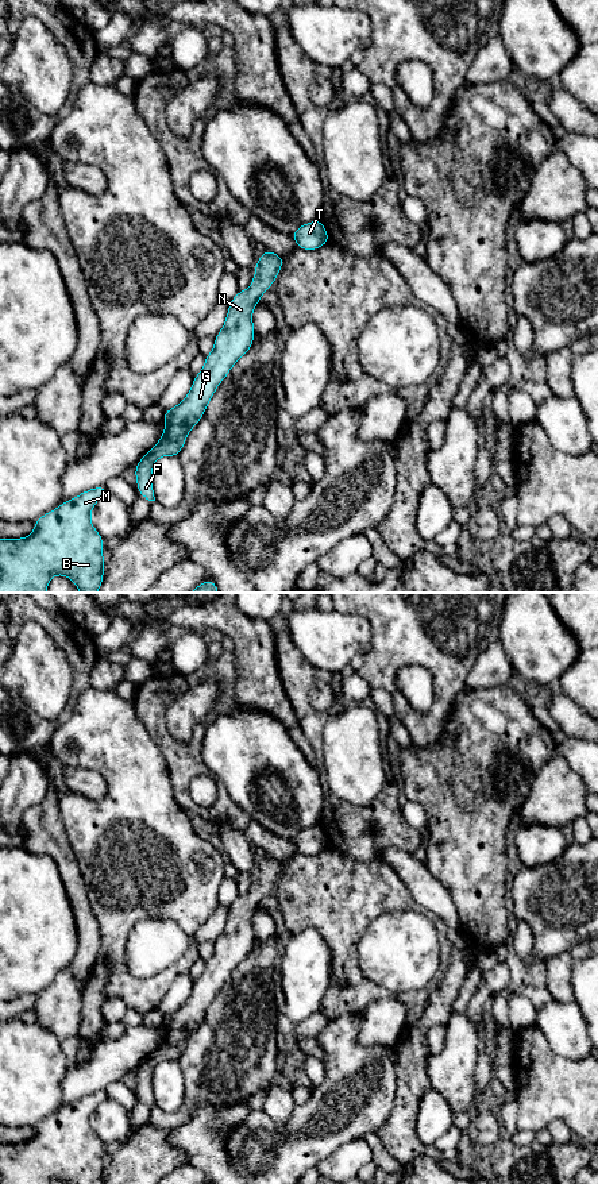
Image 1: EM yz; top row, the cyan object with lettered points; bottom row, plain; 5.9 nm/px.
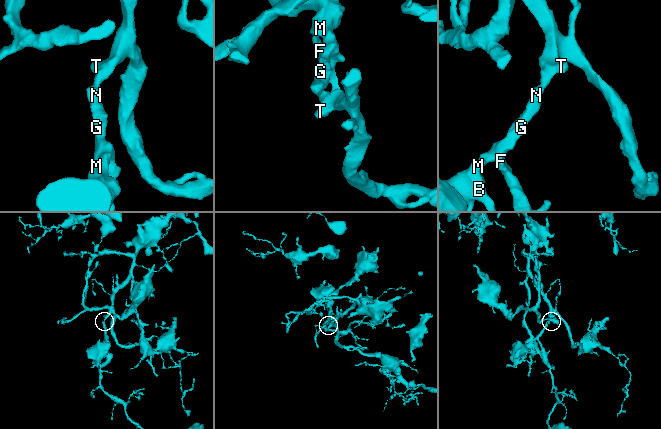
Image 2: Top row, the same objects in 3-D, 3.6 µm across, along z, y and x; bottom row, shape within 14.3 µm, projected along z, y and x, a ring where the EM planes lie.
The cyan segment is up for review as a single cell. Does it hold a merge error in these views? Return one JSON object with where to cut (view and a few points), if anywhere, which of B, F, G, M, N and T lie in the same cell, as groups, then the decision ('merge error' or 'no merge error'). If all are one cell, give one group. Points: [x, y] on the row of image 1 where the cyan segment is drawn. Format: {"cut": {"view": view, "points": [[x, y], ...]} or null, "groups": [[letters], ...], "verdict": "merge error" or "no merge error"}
{"cut": null, "groups": [["B", "F", "G", "M", "N", "T"]], "verdict": "no merge error"}

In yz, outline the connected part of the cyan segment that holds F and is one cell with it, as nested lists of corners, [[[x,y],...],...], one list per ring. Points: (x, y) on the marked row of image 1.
[[[266,248],[258,258],[254,281],[247,290],[239,290],[228,304],[224,327],[215,336],[215,347],[205,356],[202,370],[193,378],[188,396],[171,409],[165,410],[165,433],[135,466],[140,497],[155,501],[153,467],[161,456],[178,456],[188,433],[202,419],[209,400],[234,365],[248,352],[255,338],[252,311],[262,294],[275,282],[285,258]]]

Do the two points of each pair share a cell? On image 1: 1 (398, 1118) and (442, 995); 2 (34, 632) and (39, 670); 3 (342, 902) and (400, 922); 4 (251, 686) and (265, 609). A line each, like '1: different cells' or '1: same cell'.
1: same cell
2: same cell
3: different cells
4: different cells

